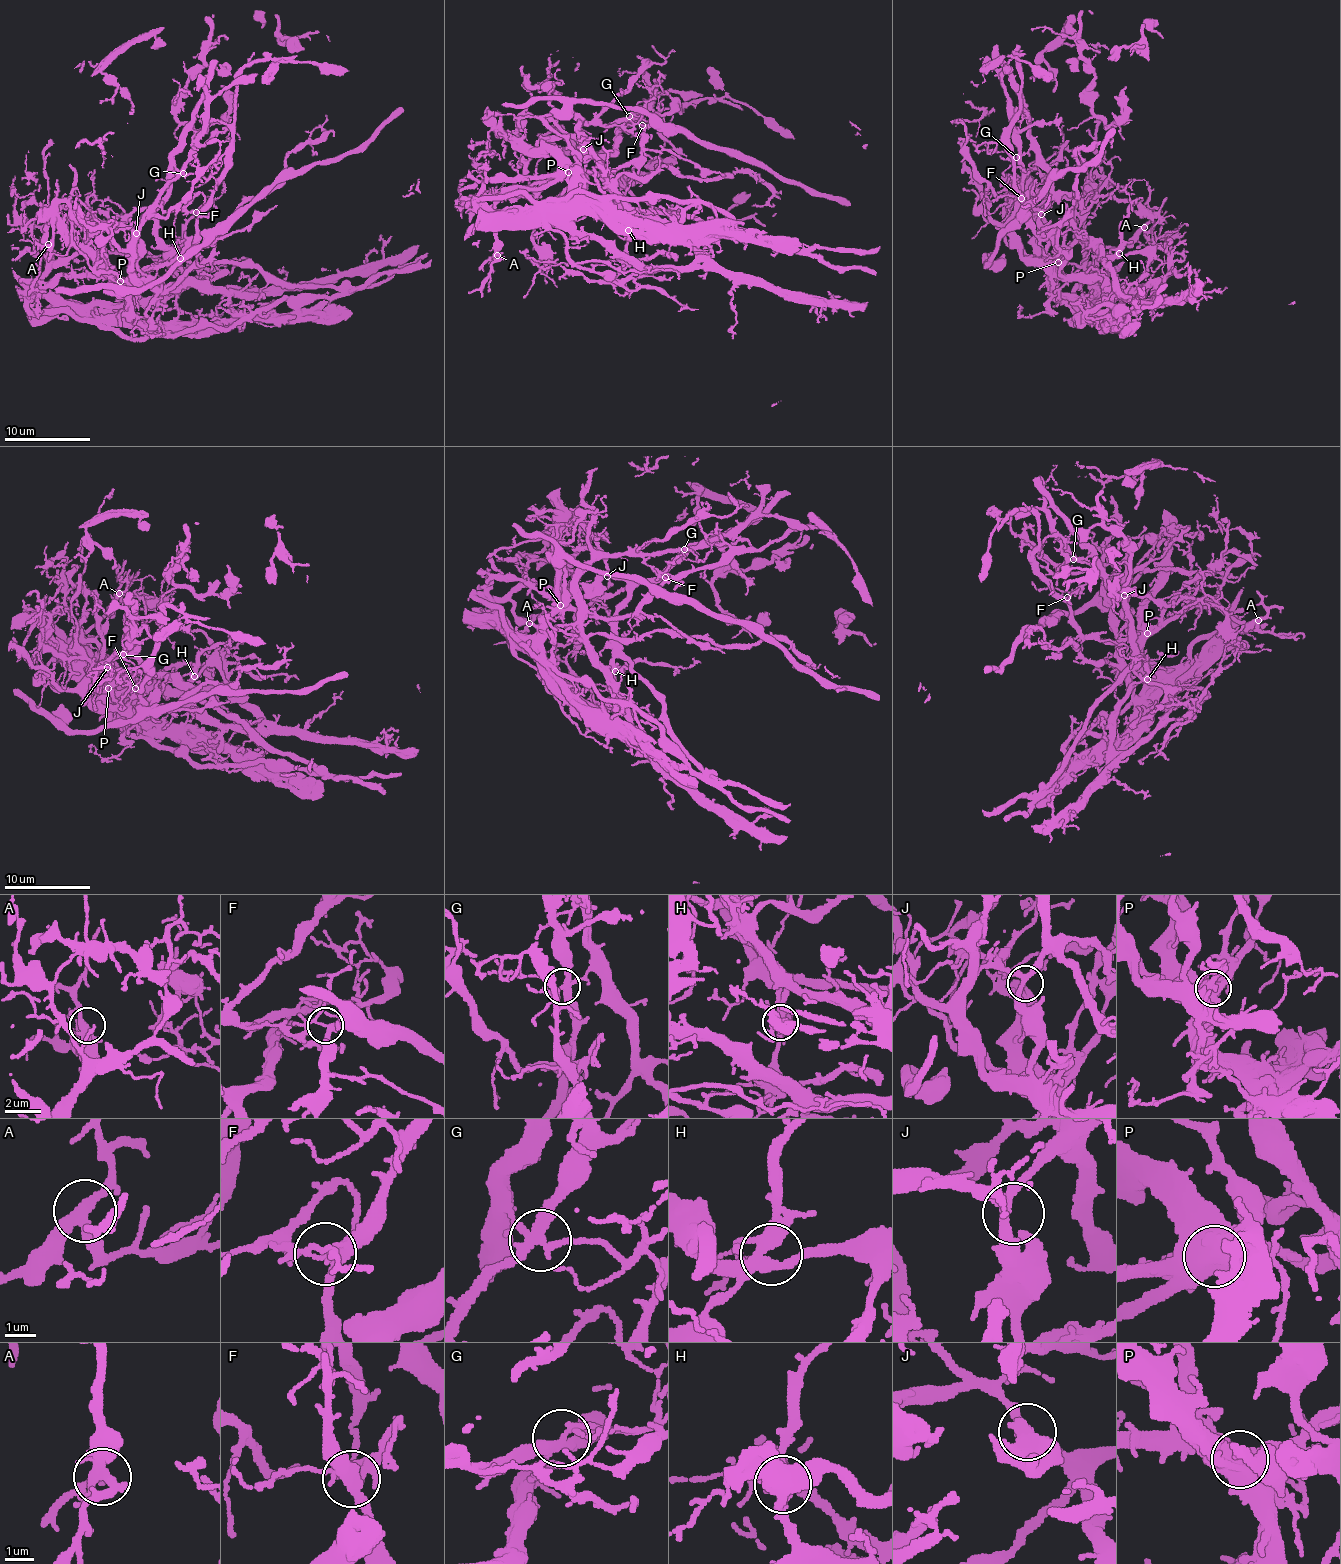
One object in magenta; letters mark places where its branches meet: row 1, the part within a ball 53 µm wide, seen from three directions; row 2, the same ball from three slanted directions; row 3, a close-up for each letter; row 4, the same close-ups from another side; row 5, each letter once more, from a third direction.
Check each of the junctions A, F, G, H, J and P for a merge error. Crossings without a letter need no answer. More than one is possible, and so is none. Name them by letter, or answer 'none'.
F, G, P

